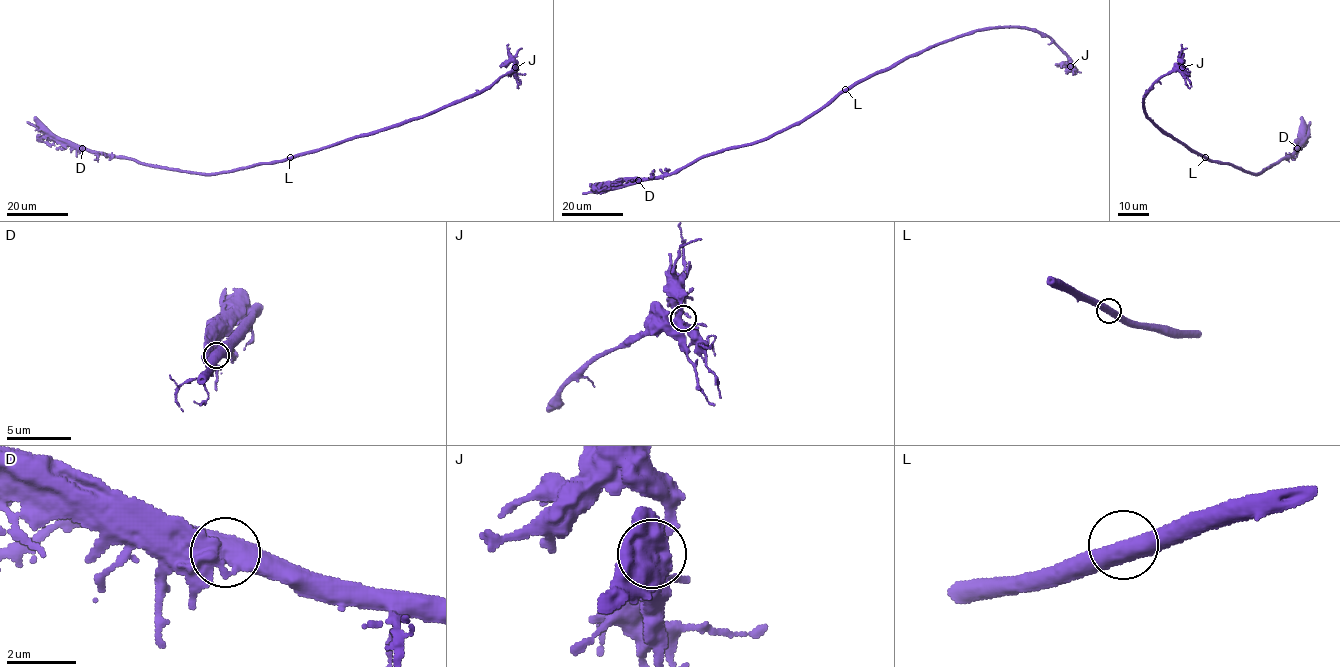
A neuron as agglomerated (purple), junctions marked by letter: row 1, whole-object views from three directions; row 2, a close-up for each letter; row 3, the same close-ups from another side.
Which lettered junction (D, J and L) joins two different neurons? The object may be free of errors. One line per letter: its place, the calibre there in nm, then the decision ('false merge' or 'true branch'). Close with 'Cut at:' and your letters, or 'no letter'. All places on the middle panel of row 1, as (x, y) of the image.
D: place (638, 180); calibre 800 nm; true branch
J: place (1070, 66); calibre 400 nm; true branch
L: place (845, 89); calibre 500 nm; true branch
Cut at: no letter

